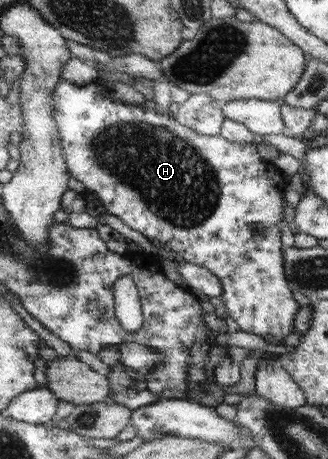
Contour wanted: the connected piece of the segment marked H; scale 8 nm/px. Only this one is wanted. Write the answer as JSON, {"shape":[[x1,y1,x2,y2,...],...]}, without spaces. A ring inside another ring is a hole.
{"shape":[[61,79,61,84,55,90,53,104,56,107,55,121,59,127,59,138,62,139,64,156,67,160,71,175,84,184,85,194,91,192,97,195,99,202,107,207,111,215,123,221,127,226,139,231,148,239,157,239,165,243,169,250,175,251,178,257,196,263,197,265,210,269,223,284,222,298,229,310,229,315,236,321,240,329,244,332,255,334,257,336,274,336,276,341,280,341,283,336,293,332,293,321,297,311,301,309,297,299,293,297,293,289,290,286,290,280,286,276,286,261,283,252,283,243,281,243,281,223,285,219,285,193,287,177,281,174,275,164,263,160,259,157,257,143,235,143,223,138,221,135,216,137,207,137,199,132,185,127,174,117,161,115,150,111,144,106,135,104,120,103,105,91,101,82,94,82,89,86,77,86,69,81]]}

